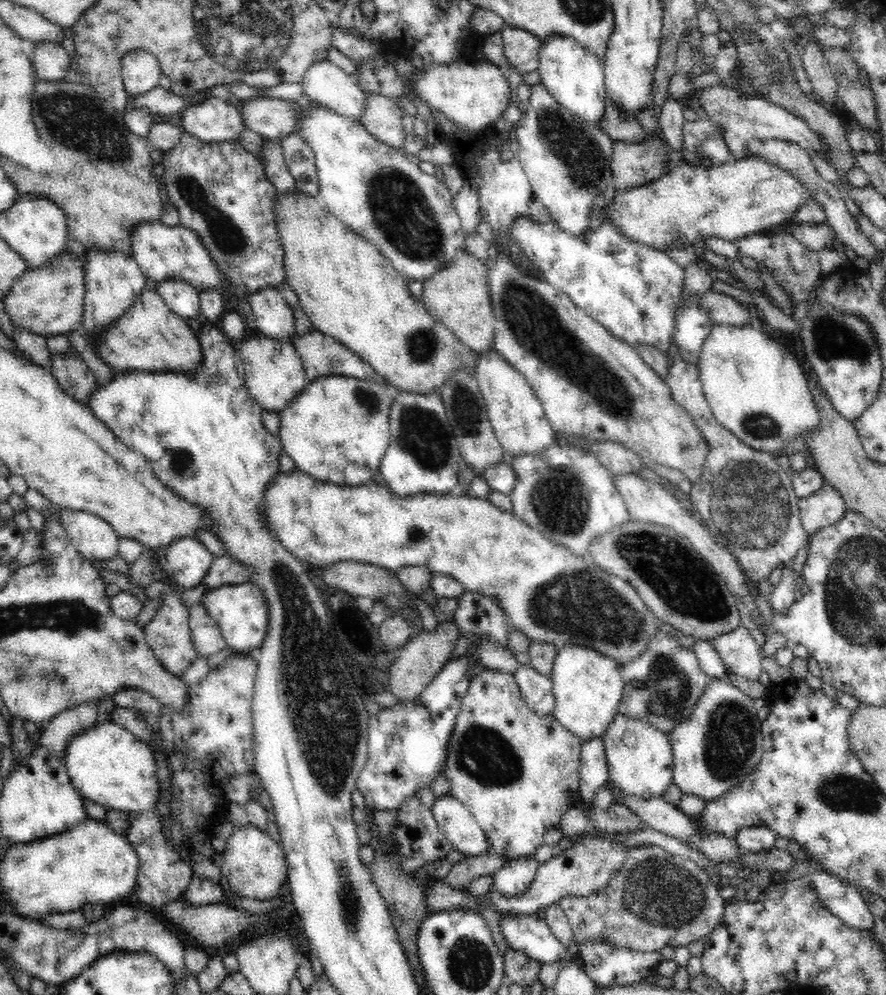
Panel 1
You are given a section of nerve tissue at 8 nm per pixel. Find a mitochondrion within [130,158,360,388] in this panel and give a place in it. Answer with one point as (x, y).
(228, 238)

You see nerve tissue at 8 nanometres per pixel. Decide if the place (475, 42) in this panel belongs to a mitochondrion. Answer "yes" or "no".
no

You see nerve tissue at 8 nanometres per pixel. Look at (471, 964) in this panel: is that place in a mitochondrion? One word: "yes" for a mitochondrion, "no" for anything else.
yes

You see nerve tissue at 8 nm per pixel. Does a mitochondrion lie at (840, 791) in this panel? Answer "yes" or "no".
yes

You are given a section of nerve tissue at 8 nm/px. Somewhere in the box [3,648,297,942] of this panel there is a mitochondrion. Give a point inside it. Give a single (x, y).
(49, 676)

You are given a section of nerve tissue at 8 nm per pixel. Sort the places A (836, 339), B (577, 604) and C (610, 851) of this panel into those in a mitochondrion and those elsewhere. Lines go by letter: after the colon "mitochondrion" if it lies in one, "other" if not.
A: mitochondrion
B: mitochondrion
C: other

